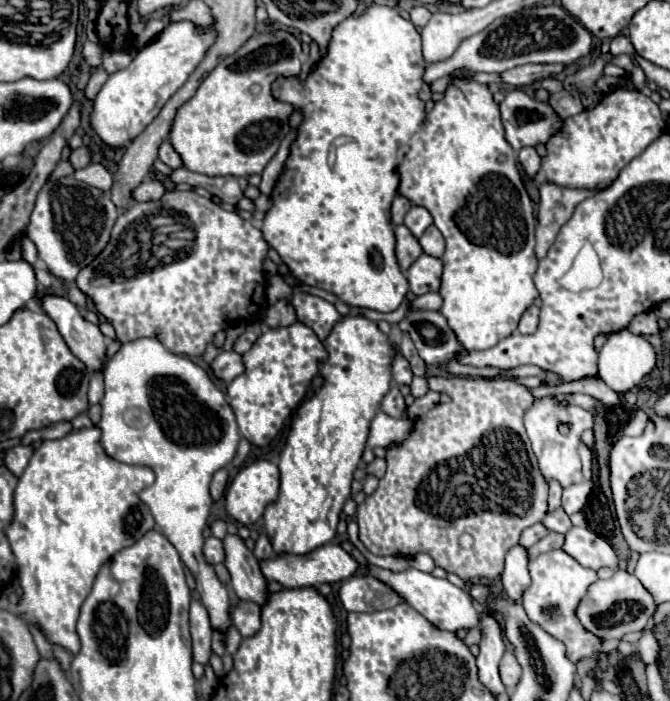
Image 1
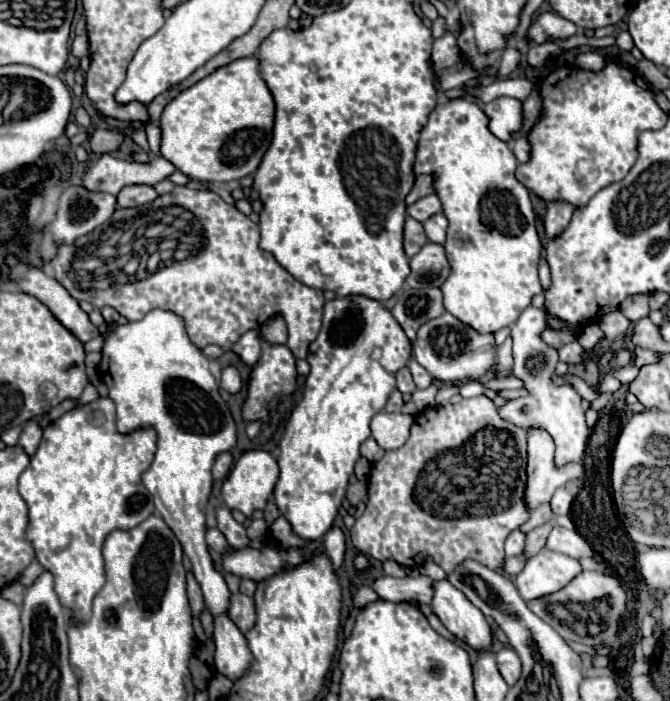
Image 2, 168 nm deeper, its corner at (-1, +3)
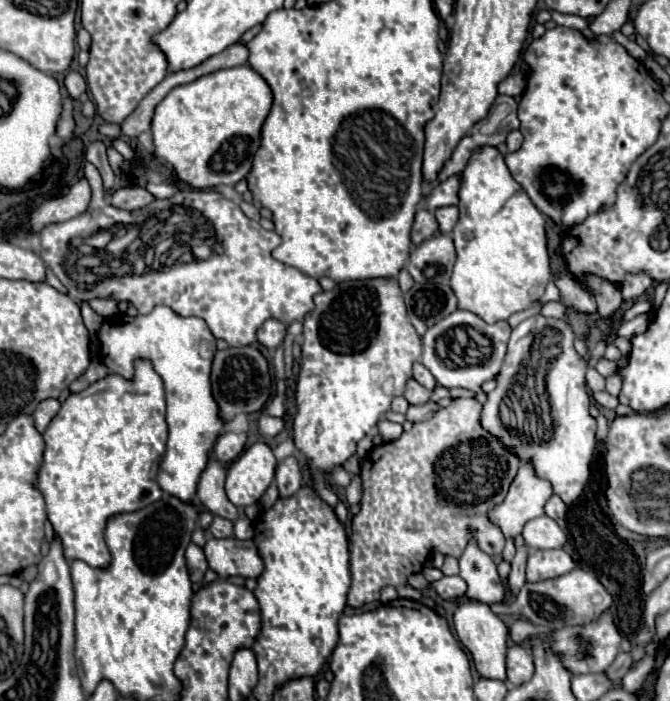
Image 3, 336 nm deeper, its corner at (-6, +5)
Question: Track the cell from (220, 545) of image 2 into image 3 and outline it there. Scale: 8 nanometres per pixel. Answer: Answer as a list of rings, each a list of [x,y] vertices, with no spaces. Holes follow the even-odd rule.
[[[214,517],[212,525],[210,525],[210,533],[212,533],[216,539],[228,539],[228,537],[234,535],[234,525],[232,525],[228,519]]]

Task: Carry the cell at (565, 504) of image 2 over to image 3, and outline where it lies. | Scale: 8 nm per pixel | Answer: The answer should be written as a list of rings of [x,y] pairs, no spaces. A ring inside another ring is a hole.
[[[552,495],[544,509],[546,509],[546,515],[552,517],[552,519],[560,519],[560,517],[566,515],[566,503],[558,495]]]

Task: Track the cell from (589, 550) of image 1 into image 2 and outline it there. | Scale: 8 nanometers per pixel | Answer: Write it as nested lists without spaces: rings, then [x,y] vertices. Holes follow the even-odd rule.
[[[553,525],[551,533],[549,533],[549,537],[547,537],[545,547],[551,549],[551,551],[569,555],[569,557],[573,557],[573,559],[595,557],[595,553],[593,553],[593,549],[589,547],[589,543],[587,543],[577,531],[569,531],[569,529],[563,529],[563,527],[559,527],[559,525]]]

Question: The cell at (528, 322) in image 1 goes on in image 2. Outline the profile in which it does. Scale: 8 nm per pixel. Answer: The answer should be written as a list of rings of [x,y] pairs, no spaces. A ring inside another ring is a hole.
[[[527,307],[521,317],[511,325],[513,339],[513,377],[523,381],[527,389],[527,397],[509,399],[499,407],[501,419],[521,427],[521,429],[545,429],[555,443],[555,459],[557,467],[567,463],[581,463],[585,455],[585,445],[591,435],[591,429],[585,423],[585,411],[581,407],[581,395],[571,385],[555,385],[553,375],[559,363],[559,353],[541,341],[541,333],[547,329],[545,311]]]

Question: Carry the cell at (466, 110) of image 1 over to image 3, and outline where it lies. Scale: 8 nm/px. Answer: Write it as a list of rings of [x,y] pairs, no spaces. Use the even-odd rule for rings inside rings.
[[[484,145],[480,153],[470,155],[468,165],[460,175],[458,199],[460,219],[452,231],[458,259],[454,263],[454,273],[450,279],[450,287],[458,297],[458,309],[470,311],[486,323],[506,321],[512,313],[524,311],[534,301],[538,301],[550,281],[544,215],[538,211],[538,207],[534,207],[526,191],[512,179],[504,155],[492,145]]]

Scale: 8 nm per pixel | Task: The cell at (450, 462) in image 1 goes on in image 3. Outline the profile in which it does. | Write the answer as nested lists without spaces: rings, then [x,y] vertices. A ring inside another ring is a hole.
[[[452,399],[448,407],[436,411],[430,419],[414,423],[410,431],[402,433],[398,441],[382,443],[370,451],[362,463],[362,509],[352,521],[350,537],[350,573],[352,587],[348,593],[348,605],[352,609],[362,609],[364,605],[378,601],[382,587],[396,587],[400,597],[418,601],[430,608],[437,608],[436,603],[418,591],[412,591],[406,585],[406,579],[412,573],[422,571],[424,563],[432,557],[432,549],[442,555],[460,557],[466,545],[476,539],[476,545],[490,557],[502,555],[504,535],[498,525],[488,519],[488,513],[506,499],[508,487],[512,485],[522,461],[512,453],[498,437],[488,433],[482,423],[482,403],[476,399]]]

